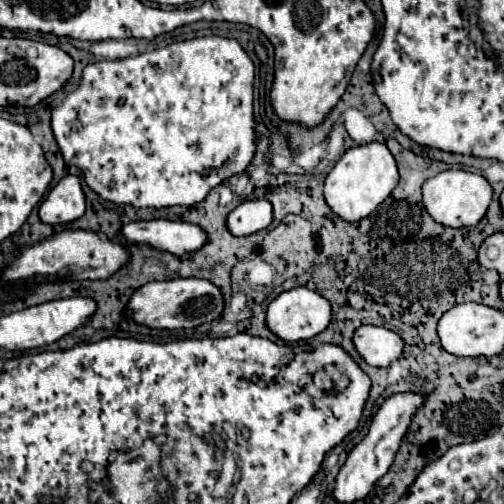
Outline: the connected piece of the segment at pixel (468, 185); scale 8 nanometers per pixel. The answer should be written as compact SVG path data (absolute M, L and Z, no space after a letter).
M445 170L437 176L429 178L423 184L423 204L431 218L443 226L451 228L465 228L465 226L477 226L477 222L485 216L489 204L493 198L493 188L489 182L475 172L465 170Z

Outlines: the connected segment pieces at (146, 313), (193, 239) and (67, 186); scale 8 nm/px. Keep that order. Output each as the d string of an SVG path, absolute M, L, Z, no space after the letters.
M177 278L165 282L151 282L139 288L135 296L131 296L129 312L137 324L145 324L149 328L195 328L205 322L213 322L221 316L225 306L223 292L209 280L203 278Z
M149 220L149 222L129 222L123 226L123 236L129 242L149 244L157 250L171 254L197 252L209 242L207 232L189 222L171 222L171 220Z
M65 176L47 194L39 206L39 218L45 224L67 224L81 218L85 212L85 194L77 176Z

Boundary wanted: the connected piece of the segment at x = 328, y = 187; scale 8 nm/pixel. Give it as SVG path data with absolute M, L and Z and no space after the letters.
M369 142L363 146L349 148L339 158L339 162L325 180L325 200L329 208L343 220L359 222L365 216L369 216L381 202L387 200L397 182L399 182L397 164L389 148L381 142Z

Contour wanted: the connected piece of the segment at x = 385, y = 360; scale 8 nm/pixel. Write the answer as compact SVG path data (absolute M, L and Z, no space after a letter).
M379 326L357 328L353 342L369 366L389 366L401 356L405 346L397 332Z

